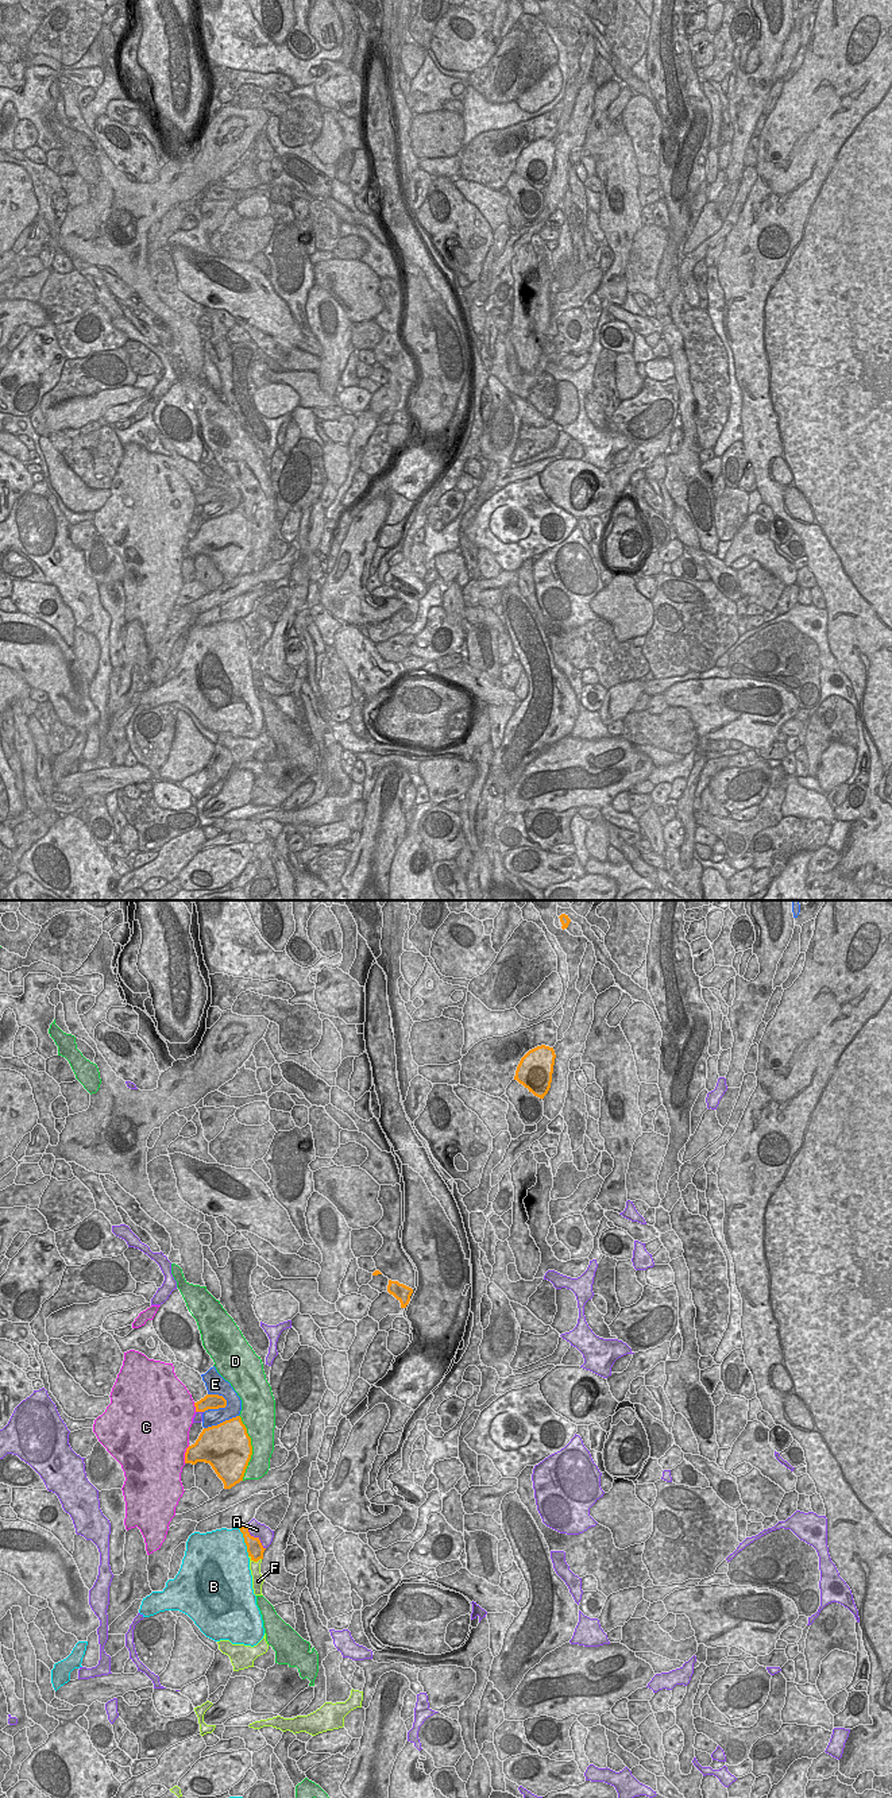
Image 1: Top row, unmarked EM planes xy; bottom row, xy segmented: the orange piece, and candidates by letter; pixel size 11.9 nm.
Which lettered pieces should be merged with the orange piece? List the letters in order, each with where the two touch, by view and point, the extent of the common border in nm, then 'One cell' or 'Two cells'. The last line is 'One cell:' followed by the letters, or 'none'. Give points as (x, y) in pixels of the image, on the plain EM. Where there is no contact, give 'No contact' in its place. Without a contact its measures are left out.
A: Touches orange at xy (253, 629). Shared border 380 nm. Two cells
B: Touches orange at xy (244, 635). Shared border 380 nm. Two cells
C: Touches orange at xy (185, 547). Shared border 220 nm. Two cells
D: Touches orange at xy (251, 540). Shared border 800 nm. Two cells
E: Touches orange at xy (217, 501). Shared border 320 nm. Two cells
F: Touches orange at xy (255, 654). Shared border 170 nm. Two cells
One cell: none

